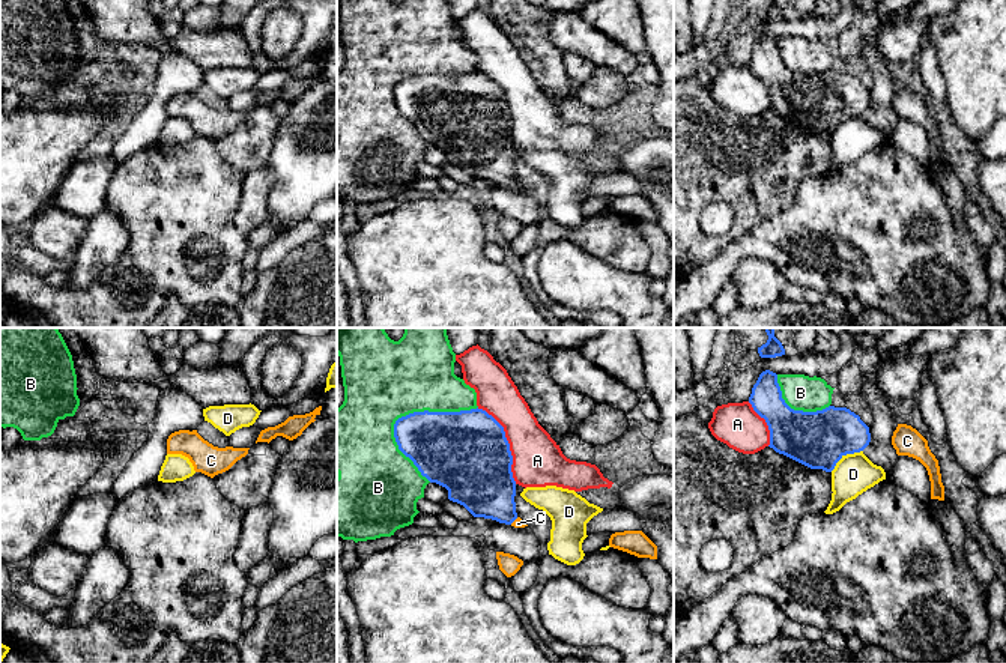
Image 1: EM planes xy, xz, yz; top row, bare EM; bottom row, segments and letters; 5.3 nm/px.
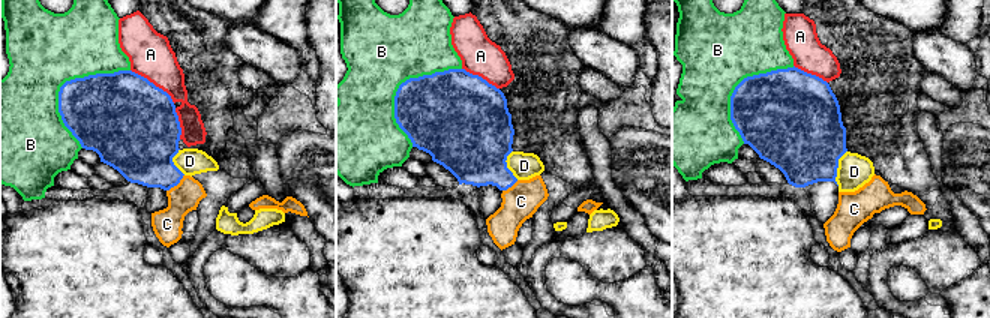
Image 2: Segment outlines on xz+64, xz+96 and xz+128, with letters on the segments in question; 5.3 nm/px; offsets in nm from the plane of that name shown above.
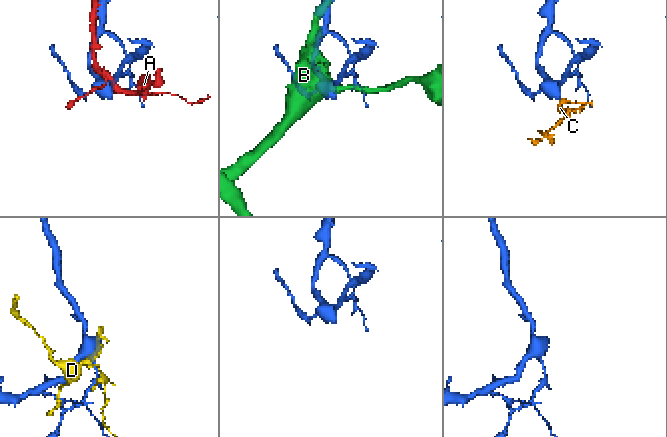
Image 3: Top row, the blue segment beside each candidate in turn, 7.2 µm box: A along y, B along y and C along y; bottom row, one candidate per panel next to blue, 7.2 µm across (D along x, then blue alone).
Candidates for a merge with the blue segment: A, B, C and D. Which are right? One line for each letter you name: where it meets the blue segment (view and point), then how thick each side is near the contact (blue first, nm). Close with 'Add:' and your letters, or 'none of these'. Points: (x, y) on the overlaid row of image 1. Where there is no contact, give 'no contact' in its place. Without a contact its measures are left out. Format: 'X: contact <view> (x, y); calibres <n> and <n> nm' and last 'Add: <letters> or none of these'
C: contact xz (513, 520); calibres 320 and 50 nm
Add: C

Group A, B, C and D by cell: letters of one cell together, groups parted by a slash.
A / B / C / D

